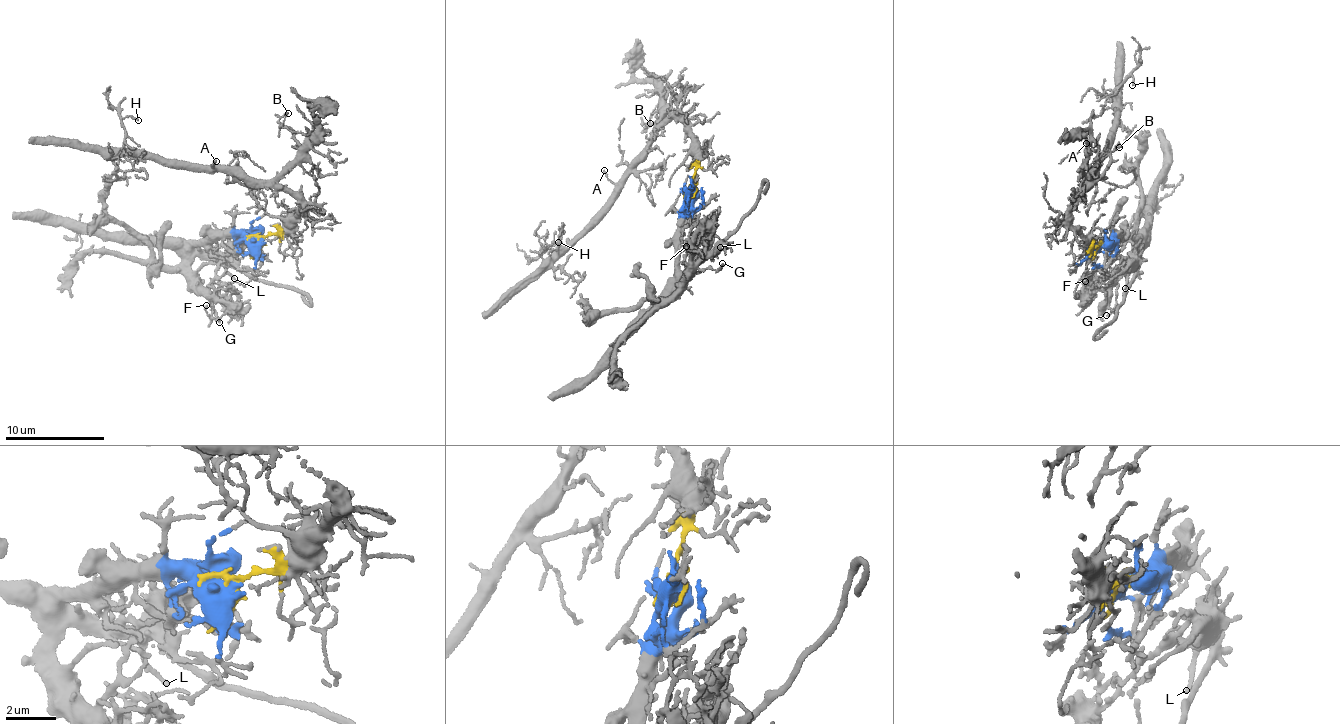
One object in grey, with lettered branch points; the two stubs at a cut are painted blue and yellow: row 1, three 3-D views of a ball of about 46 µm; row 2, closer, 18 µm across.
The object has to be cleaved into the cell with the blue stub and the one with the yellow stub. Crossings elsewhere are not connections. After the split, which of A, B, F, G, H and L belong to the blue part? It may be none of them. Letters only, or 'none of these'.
F, G, L

